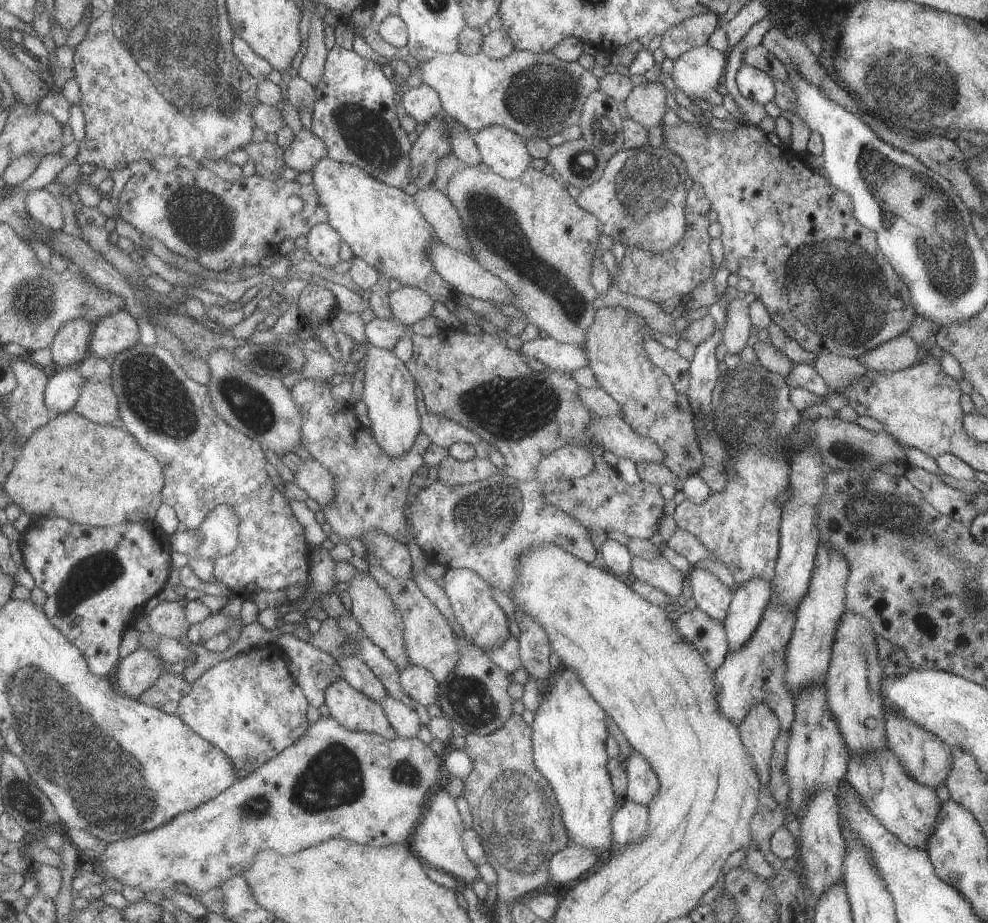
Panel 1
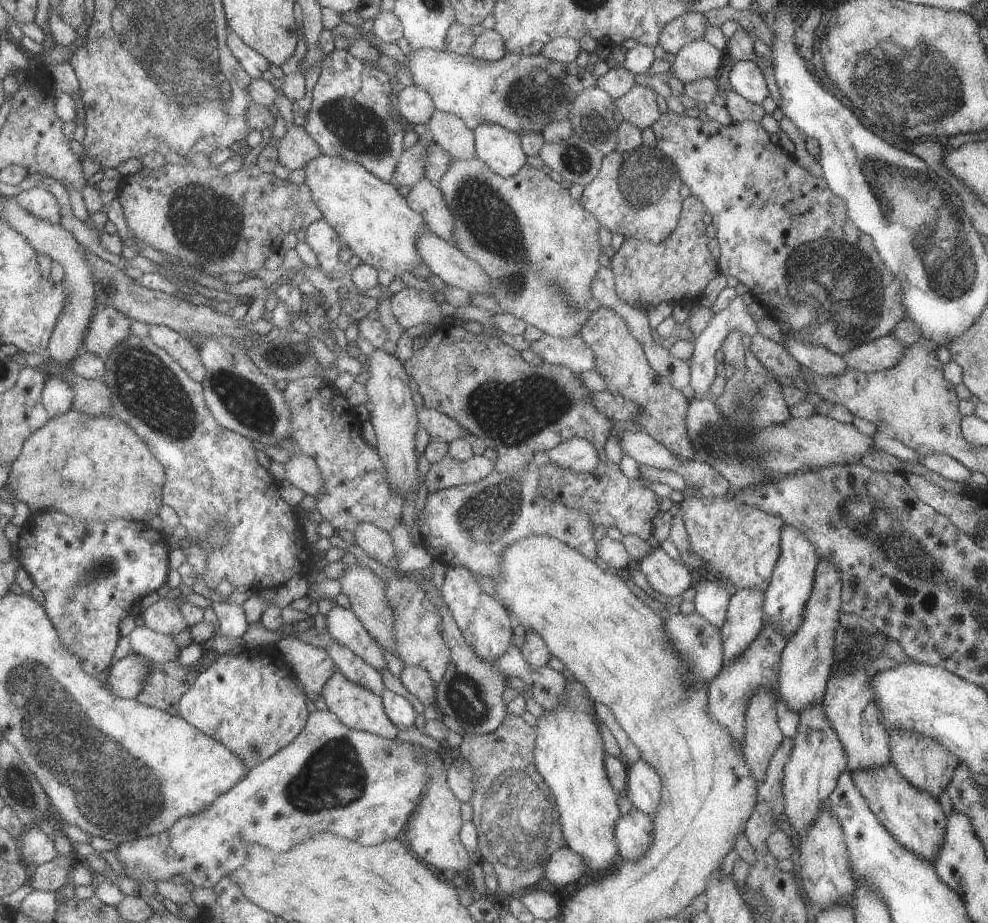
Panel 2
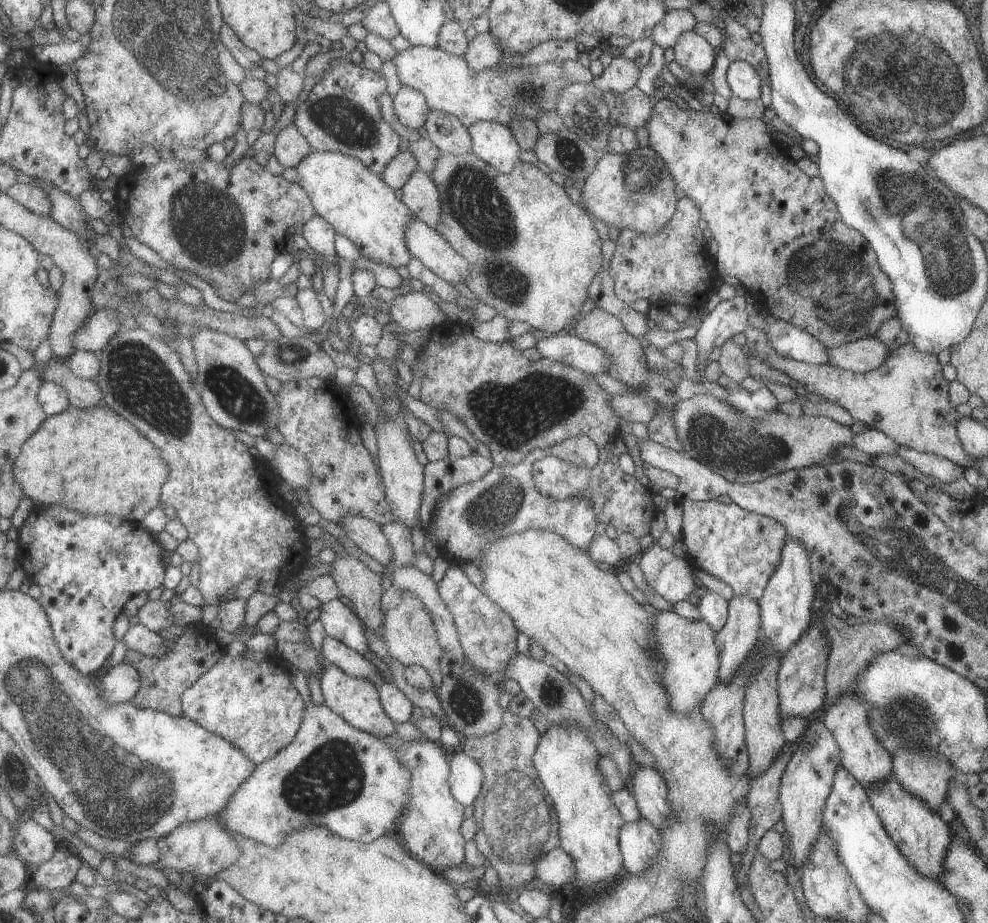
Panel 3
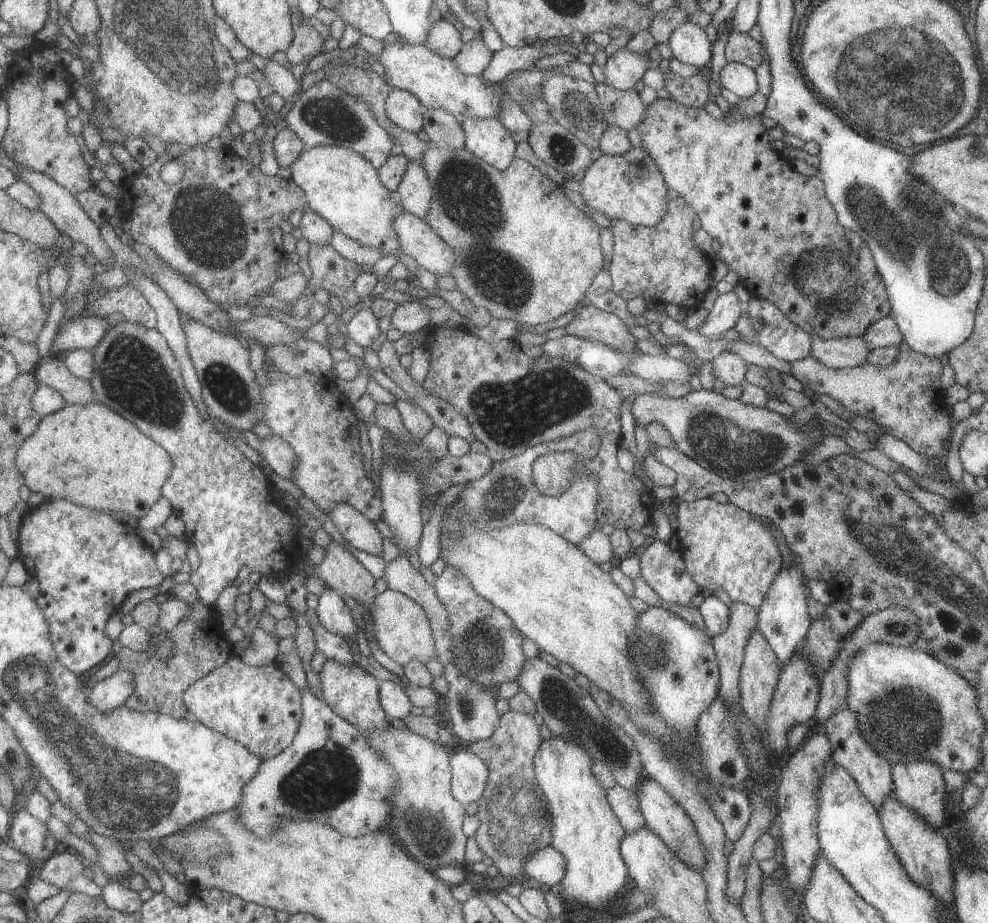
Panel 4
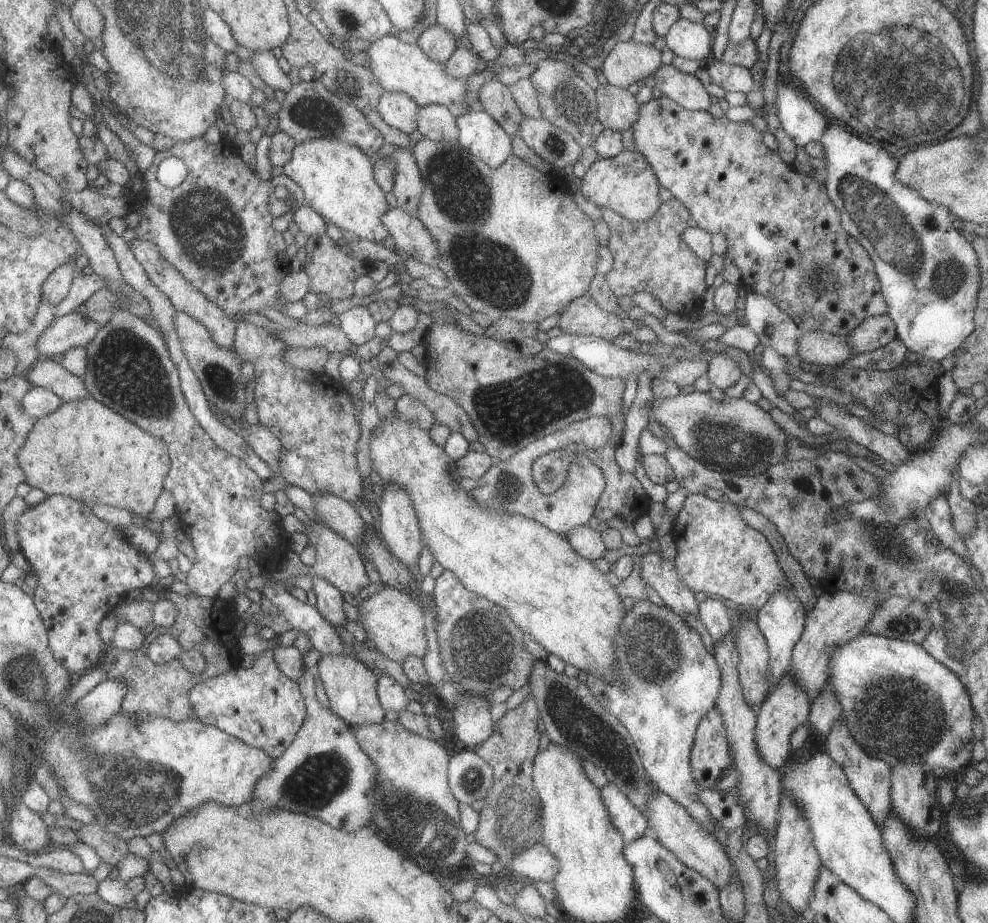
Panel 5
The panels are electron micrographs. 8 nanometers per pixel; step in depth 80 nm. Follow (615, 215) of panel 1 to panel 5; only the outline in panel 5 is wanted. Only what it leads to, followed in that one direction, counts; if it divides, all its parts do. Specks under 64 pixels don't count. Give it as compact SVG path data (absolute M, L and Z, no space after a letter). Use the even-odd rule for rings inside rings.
M624 148L614 158L598 158L581 179L582 194L600 209L610 209L630 221L646 222L655 217L662 206L658 177L644 154Z

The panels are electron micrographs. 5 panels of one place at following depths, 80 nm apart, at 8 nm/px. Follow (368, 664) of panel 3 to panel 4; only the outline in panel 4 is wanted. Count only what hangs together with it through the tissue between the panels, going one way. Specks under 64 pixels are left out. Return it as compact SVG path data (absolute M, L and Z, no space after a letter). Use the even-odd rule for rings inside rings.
M308 616L309 630L314 630L311 632L313 641L317 648L319 648L328 659L334 659L339 663L344 663L345 665L356 665L354 661L354 651L352 647L348 644L346 639L340 635L329 633L324 625L319 621L316 616Z

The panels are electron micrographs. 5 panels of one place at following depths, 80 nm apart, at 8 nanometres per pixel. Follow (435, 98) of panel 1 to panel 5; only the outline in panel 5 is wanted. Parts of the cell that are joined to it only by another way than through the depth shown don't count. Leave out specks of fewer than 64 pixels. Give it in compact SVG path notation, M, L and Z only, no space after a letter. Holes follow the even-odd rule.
M384 91L378 105L382 118L390 126L408 134L418 129L419 108L406 93L394 91Z

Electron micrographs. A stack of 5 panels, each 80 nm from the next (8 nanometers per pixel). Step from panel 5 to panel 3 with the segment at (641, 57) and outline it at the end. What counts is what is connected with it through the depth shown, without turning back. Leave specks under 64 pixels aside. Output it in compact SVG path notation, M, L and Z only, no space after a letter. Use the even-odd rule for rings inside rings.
M624 56L613 58L612 62L605 66L601 77L595 77L593 83L603 92L622 94L634 88L640 78L641 68L630 62Z

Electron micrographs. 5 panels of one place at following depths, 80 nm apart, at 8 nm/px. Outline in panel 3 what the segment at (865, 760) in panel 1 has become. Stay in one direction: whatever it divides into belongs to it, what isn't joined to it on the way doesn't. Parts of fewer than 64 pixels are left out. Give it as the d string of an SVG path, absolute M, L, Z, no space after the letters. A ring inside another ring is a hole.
M893 774L887 778L887 781L863 787L873 809L882 821L882 826L897 847L906 855L906 858L923 875L942 881L943 869L941 866L952 842L949 823L942 820L942 816L927 802L910 794Z

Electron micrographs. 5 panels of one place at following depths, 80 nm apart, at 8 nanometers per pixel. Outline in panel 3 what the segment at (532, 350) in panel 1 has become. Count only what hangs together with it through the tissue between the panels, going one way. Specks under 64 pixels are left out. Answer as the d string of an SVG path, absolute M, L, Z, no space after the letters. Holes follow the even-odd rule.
M569 332L564 336L547 335L535 345L543 357L581 370L591 377L606 373L612 358L599 346Z

